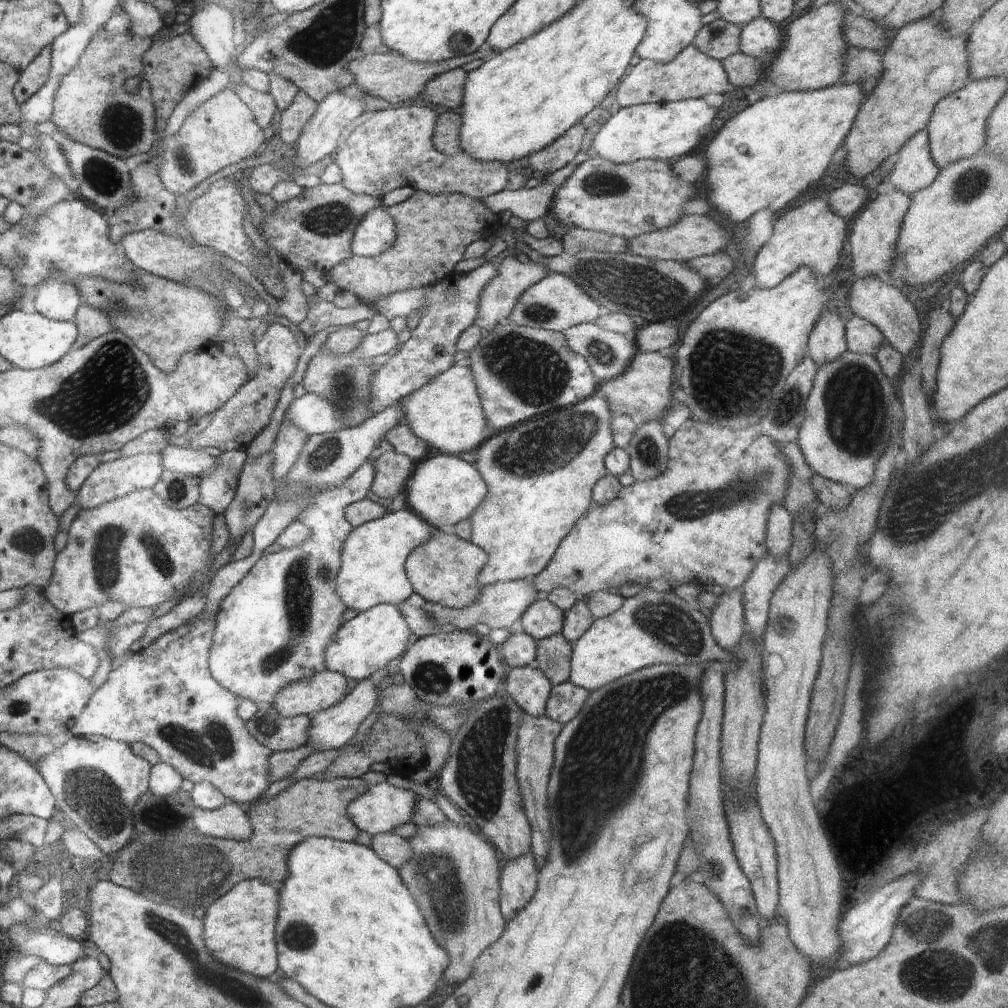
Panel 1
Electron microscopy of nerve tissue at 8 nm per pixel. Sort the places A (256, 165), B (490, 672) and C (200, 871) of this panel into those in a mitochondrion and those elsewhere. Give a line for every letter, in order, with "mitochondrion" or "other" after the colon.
A: other
B: other
C: mitochondrion

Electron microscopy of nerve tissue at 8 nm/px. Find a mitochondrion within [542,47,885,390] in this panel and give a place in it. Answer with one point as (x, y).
(626, 283)

